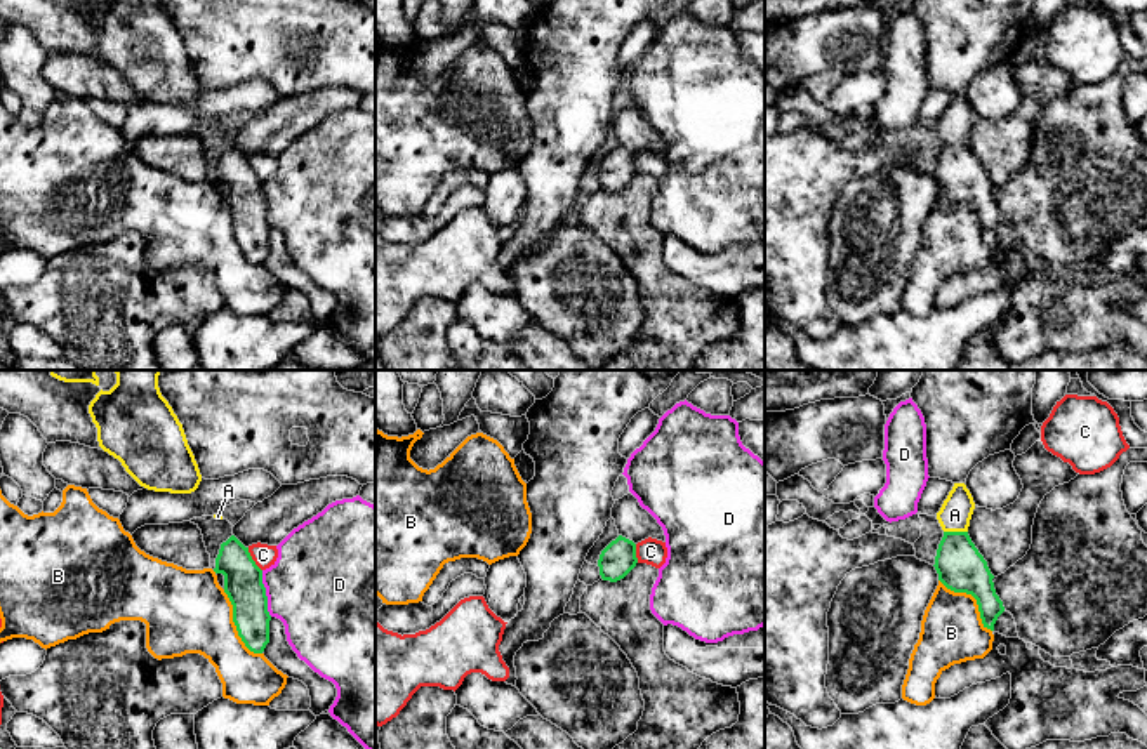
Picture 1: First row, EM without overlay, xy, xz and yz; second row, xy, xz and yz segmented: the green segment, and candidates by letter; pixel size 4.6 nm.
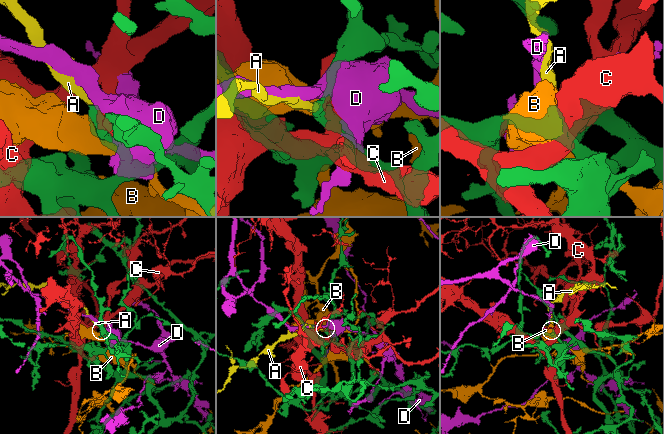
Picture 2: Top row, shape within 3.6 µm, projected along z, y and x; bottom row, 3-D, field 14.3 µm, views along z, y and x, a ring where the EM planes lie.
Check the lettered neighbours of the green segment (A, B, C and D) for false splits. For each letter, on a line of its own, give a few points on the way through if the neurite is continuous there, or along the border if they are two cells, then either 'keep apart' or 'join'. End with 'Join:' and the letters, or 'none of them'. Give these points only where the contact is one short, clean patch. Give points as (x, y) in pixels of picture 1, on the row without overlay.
A: join
B: keep apart
C: keep apart
D: keep apart
Join: A

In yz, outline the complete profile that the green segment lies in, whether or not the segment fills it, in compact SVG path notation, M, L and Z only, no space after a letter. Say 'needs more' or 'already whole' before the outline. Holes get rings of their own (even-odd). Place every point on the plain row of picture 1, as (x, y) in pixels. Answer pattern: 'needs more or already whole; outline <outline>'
needs more; outline M954 94L944 111L937 130L944 141L935 167L938 191L954 203L966 203L977 210L984 238L994 242L998 228L1004 222L994 200L994 186L968 146L975 120L973 108L965 94Z

